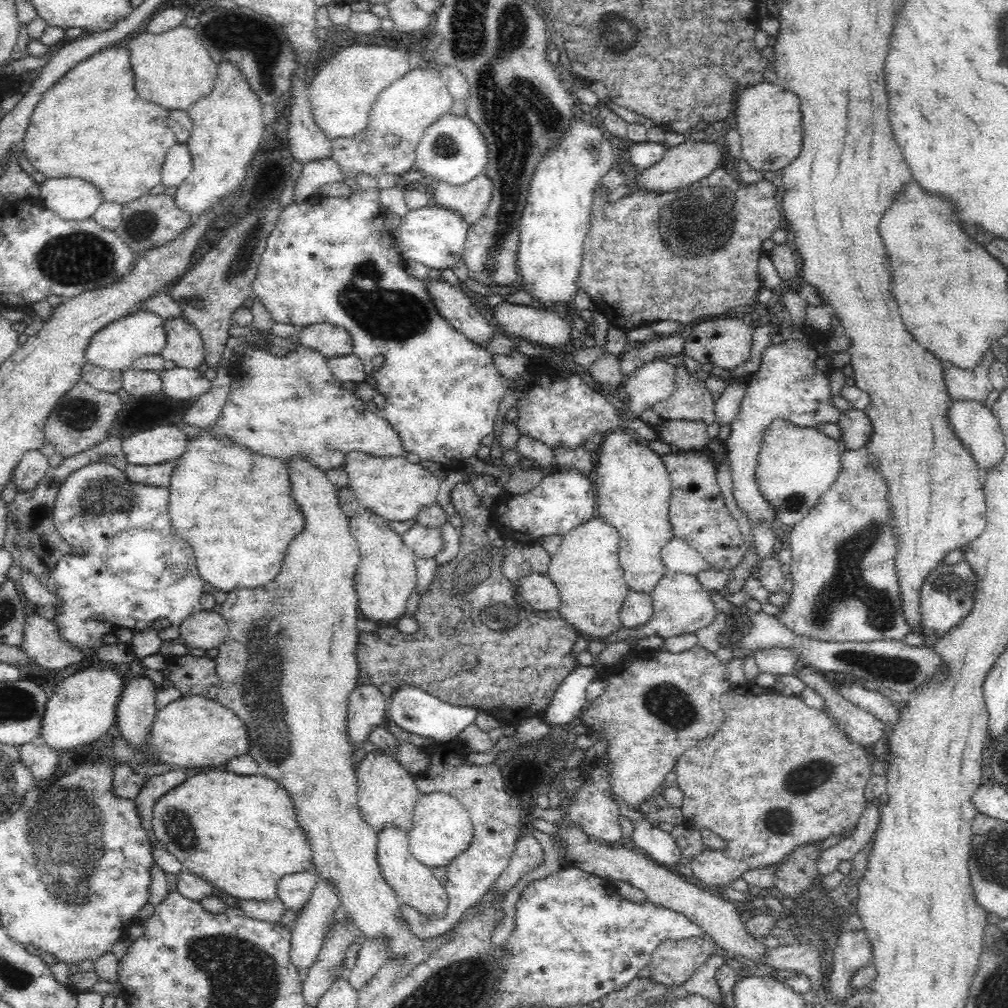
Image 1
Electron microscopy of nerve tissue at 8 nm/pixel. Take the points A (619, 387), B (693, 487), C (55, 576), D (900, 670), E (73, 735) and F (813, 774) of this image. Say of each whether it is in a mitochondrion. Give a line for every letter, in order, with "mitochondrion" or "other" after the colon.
A: other
B: other
C: other
D: mitochondrion
E: other
F: mitochondrion

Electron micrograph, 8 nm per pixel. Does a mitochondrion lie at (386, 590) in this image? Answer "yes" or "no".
no

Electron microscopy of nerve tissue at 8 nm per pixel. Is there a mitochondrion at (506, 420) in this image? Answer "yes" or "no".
no

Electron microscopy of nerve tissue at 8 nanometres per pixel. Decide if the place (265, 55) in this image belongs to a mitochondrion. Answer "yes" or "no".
yes

